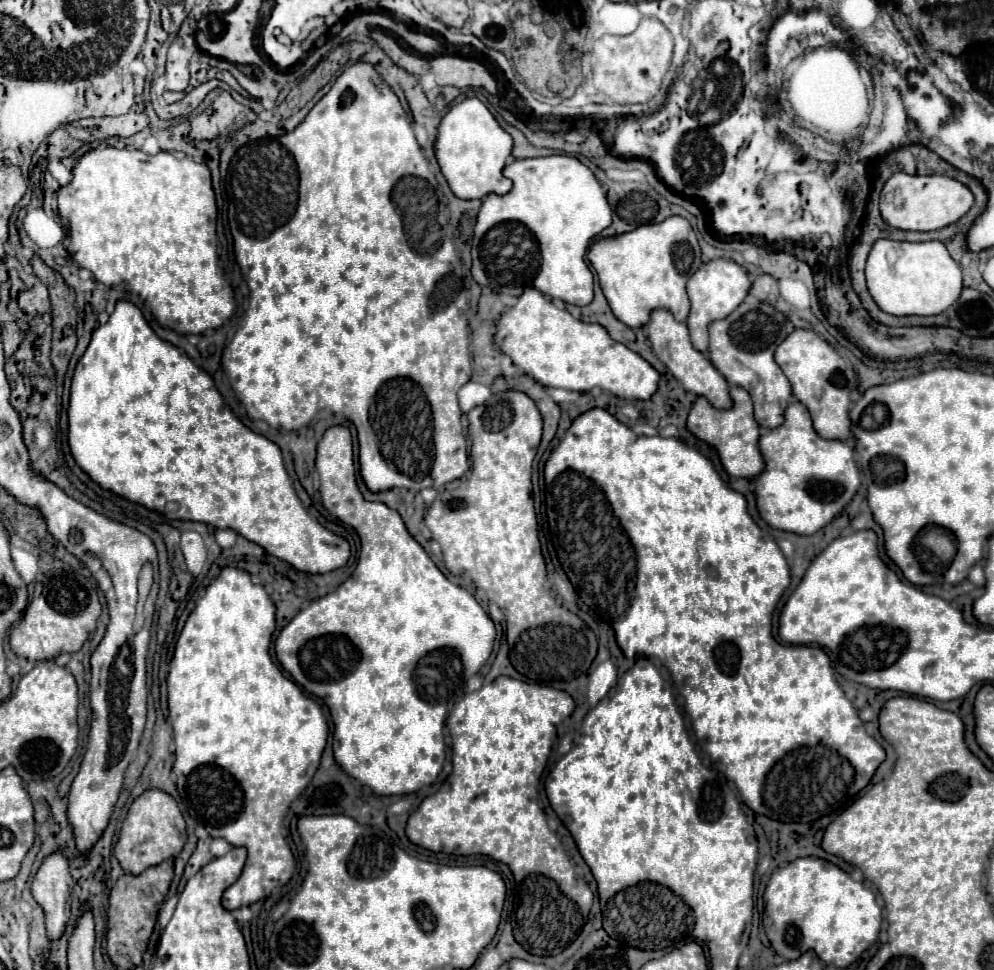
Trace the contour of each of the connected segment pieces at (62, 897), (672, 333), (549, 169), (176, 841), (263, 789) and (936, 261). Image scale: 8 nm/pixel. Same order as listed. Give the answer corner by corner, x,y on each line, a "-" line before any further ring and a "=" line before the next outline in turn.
58,851
46,857
32,883
32,895
46,913
46,929
50,941
58,941
64,935
72,903
70,891
72,877
68,871
68,861
=
658,309
652,313
652,319
648,323
648,339
652,343
656,357
670,369
670,373
682,383
682,387
686,391
706,397
718,409
732,407
732,399
728,395
728,391
730,391
728,381
724,379
724,375
718,373
718,369
712,365
712,361
704,353
700,353
692,347
686,323
676,321
668,309
=
550,155
550,157
536,157
536,159
516,159
514,163
506,165
504,175
508,179
512,179
512,183
514,183
512,191
502,196
490,194
484,197
482,199
480,213
478,213
478,221
476,221
476,227
474,227
474,237
472,237
472,277
474,277
474,281
478,285
488,285
492,291
504,293
504,295
520,297
524,293
524,289
534,287
534,289
542,291
544,295
548,295
552,299
562,299
564,303
572,303
572,305
580,305
580,307
582,305
588,305
594,299
594,275
592,275
592,269
588,265
586,253
588,253
588,247
590,247
592,239
596,235
600,235
606,227
612,225
612,209
608,205
608,199
606,199
606,193
604,193
600,181
594,177
594,173
584,163
580,163
576,157
570,157
570,155
=
148,789
128,809
124,825
120,829
118,843
114,847
114,855
118,857
122,869
126,873
138,875
148,867
154,867
170,857
176,857
186,843
186,821
178,809
174,797
170,797
162,789
=
224,567
222,573
212,581
212,585
208,585
204,597
196,603
194,611
190,613
178,643
176,643
176,651
170,663
170,673
168,673
168,711
170,711
170,721
172,721
172,729
174,729
174,741
176,741
176,763
174,763
174,773
178,775
178,789
180,795
184,797
184,801
188,803
192,815
206,827
206,831
212,837
224,837
228,843
232,845
242,845
248,849
248,859
244,865
244,871
240,875
240,879
228,887
222,895
222,905
232,911
232,909
240,909
244,905
252,905
260,899
264,899
266,895
272,893
272,889
276,889
278,885
286,885
294,873
294,855
288,847
288,843
284,841
280,827
284,821
284,815
290,807
290,803
306,789
306,785
310,783
310,779
314,777
318,765
320,765
320,757
322,751
326,747
326,739
328,739
328,721
320,709
320,705
310,699
308,695
302,693
302,689
290,681
288,677
284,677
284,673
274,665
272,657
270,657
270,643
272,643
272,633
276,629
276,607
270,599
270,595
264,591
262,585
252,583
250,575
242,569
234,569
234,567
=
878,239
866,261
866,281
870,295
874,297
878,307
888,315
940,315
948,307
952,307
962,293
962,271
940,241
908,243

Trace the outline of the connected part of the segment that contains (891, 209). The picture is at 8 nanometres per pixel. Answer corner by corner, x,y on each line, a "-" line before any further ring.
894,173
880,195
880,213
882,219
900,231
934,231
946,225
956,223
964,217
970,207
974,205
972,191
946,175
908,175
908,173

